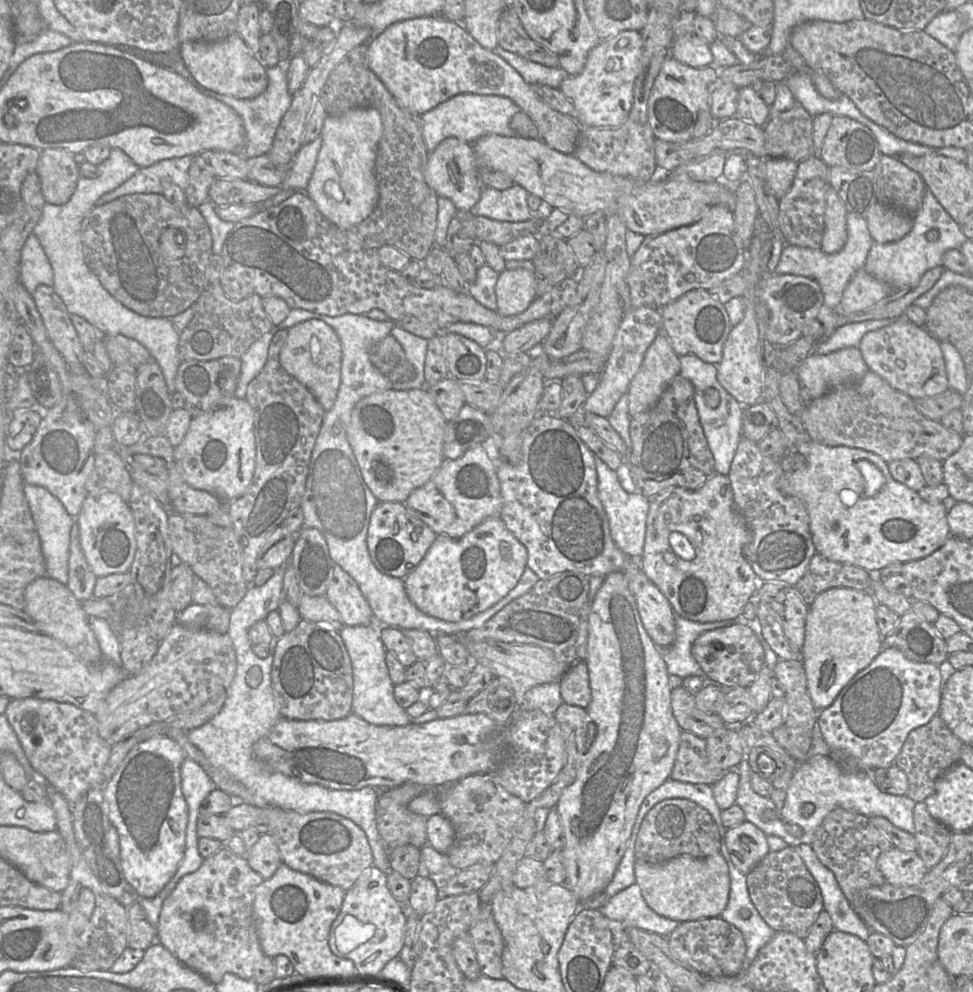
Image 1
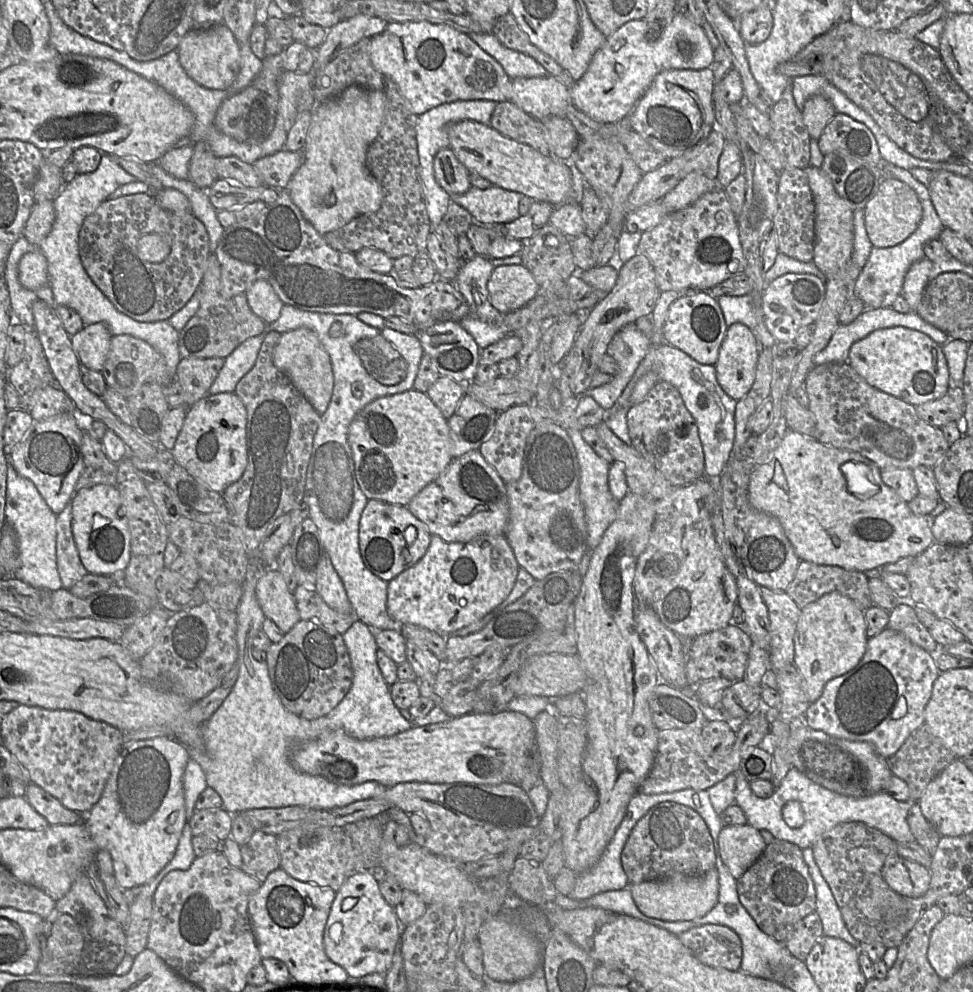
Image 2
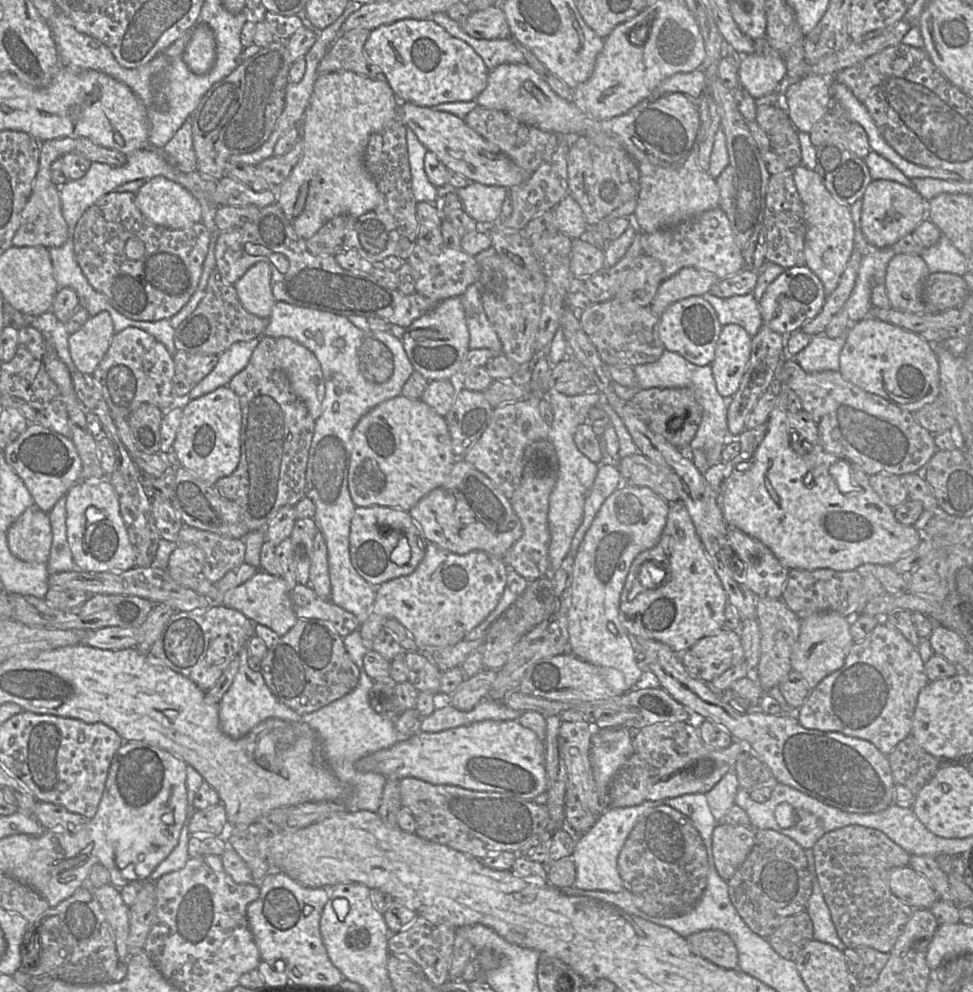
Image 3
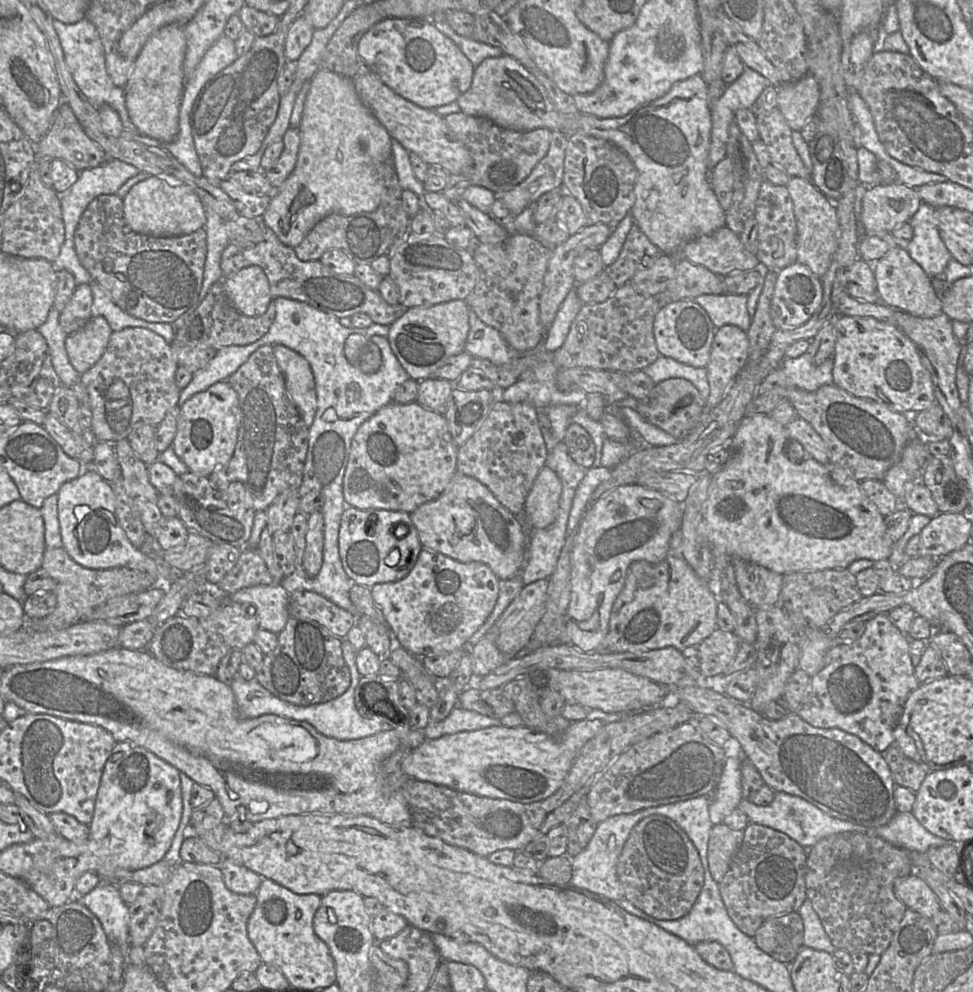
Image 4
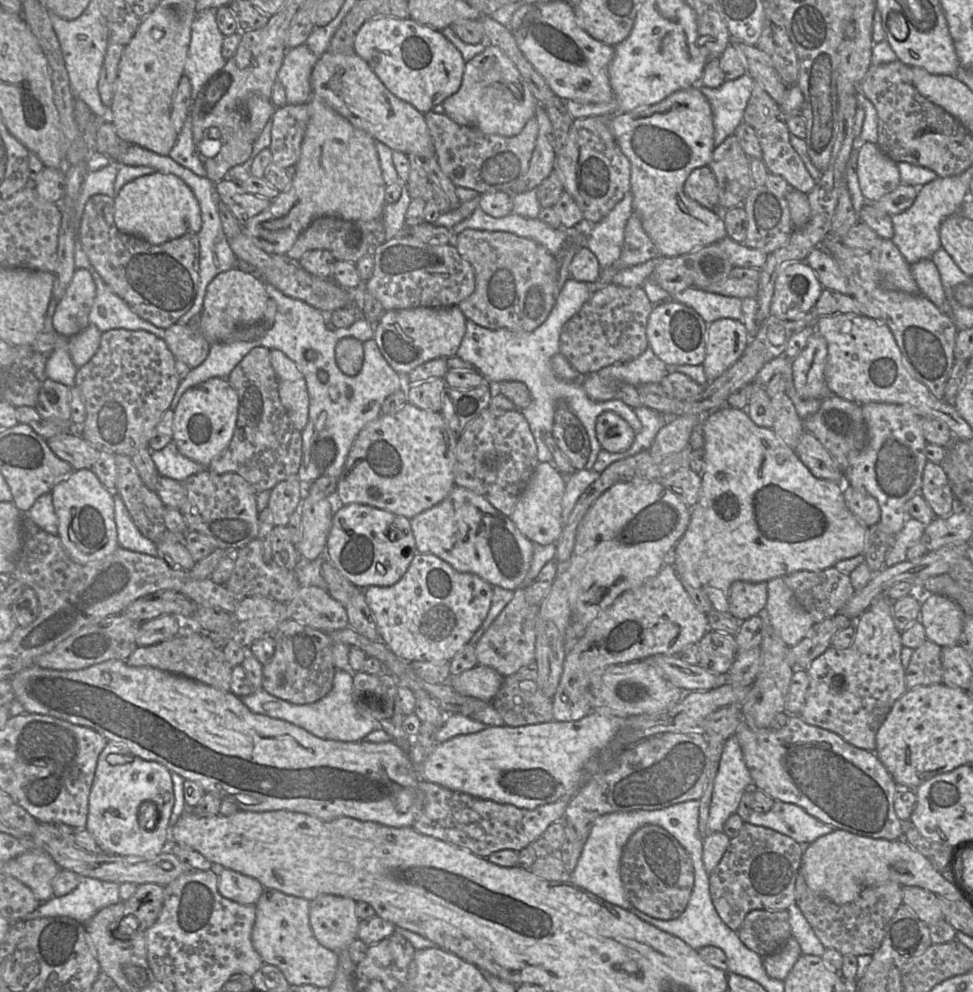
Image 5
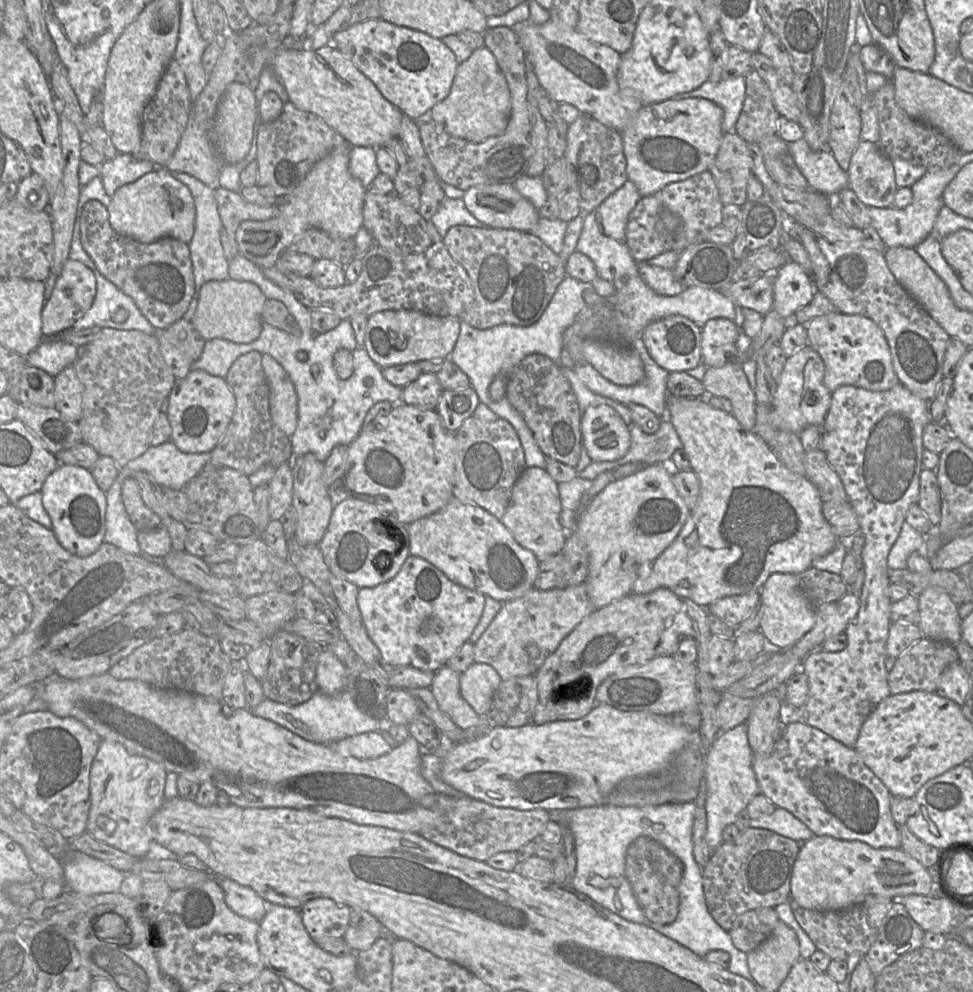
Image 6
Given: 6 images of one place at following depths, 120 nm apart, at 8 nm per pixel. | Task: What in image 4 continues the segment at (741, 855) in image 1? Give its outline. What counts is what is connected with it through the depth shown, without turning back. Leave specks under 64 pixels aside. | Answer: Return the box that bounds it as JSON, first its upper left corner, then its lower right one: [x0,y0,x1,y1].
[708,823,743,883]

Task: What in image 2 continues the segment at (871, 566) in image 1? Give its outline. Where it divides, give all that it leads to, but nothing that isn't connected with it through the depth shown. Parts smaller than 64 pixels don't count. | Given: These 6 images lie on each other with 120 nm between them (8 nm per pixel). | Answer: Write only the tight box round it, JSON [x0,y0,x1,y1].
[748,429,935,572]

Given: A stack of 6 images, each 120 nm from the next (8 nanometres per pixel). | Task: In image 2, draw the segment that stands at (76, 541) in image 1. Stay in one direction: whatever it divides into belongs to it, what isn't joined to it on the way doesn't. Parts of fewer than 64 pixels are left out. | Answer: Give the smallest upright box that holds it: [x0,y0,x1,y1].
[56,501,87,590]

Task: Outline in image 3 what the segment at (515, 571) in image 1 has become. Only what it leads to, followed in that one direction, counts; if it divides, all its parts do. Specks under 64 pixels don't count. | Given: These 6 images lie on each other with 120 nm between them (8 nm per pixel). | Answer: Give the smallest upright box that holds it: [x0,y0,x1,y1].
[359,542,508,654]

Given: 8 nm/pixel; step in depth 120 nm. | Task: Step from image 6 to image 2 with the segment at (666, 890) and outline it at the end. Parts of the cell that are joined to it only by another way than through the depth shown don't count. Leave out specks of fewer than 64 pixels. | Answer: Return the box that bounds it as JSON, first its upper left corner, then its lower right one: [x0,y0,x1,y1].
[621,802,716,884]

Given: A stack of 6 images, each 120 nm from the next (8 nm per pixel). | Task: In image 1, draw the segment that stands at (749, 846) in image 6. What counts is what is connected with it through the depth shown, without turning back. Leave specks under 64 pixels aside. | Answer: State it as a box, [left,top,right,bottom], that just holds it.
[747,847,824,939]

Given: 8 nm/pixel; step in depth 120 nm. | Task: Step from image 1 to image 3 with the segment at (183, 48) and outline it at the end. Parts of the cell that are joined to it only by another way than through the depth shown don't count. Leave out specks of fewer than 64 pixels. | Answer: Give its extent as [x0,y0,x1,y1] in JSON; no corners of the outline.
[183,22,216,75]

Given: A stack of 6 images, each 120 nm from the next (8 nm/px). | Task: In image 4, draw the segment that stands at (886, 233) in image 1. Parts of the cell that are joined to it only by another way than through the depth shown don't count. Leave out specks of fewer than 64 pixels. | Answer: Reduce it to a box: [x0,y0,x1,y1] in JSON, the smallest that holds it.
[862,182,922,233]

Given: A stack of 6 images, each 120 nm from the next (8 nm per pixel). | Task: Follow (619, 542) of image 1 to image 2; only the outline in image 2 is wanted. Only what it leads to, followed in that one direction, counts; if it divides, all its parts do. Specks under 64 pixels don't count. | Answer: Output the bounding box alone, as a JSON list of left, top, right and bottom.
[565,427,619,550]

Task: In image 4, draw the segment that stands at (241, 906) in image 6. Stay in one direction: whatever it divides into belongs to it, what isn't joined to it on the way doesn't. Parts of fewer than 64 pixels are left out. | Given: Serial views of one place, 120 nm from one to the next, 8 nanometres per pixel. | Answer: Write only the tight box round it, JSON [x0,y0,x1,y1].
[220,858,262,894]

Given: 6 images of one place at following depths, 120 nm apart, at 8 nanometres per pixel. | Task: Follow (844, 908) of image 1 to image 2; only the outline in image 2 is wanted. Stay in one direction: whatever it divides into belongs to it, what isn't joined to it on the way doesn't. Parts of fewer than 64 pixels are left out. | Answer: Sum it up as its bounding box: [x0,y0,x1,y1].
[801,847,861,948]

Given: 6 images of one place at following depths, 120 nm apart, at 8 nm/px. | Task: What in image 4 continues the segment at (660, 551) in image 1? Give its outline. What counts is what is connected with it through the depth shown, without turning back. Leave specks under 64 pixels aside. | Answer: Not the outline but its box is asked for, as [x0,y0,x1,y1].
[587,528,718,653]

